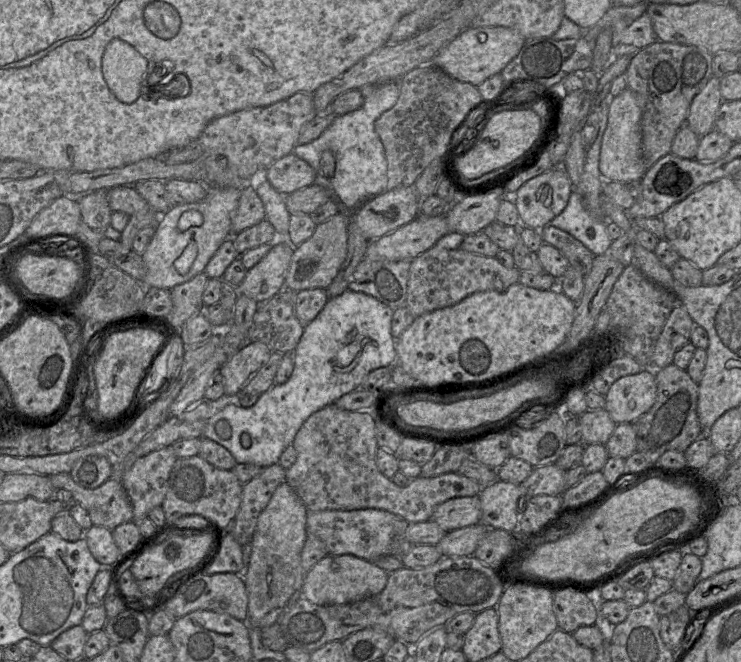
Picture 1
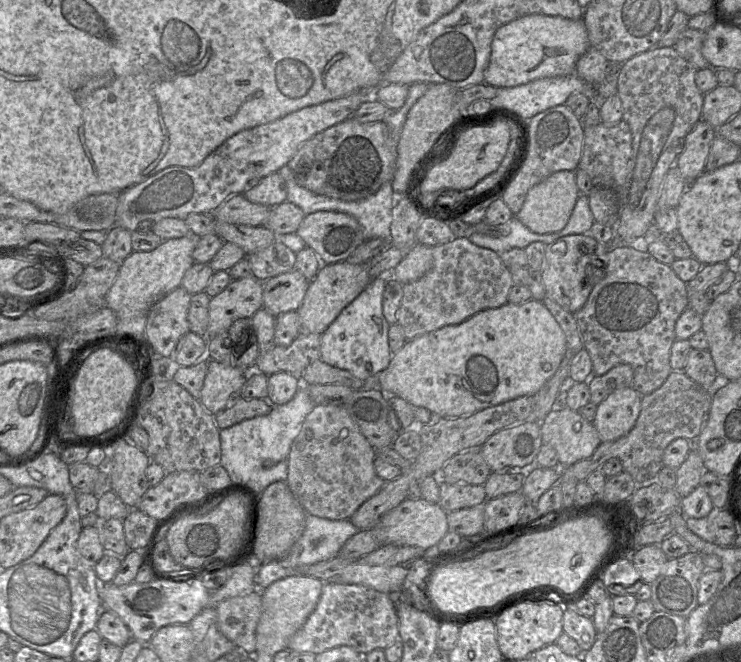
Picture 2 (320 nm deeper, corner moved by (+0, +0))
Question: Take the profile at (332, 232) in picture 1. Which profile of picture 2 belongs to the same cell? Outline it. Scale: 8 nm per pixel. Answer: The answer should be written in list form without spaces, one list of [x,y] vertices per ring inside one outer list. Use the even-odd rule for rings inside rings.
[[[295,269],[262,282],[263,308],[275,317],[285,312],[296,312],[310,282]]]

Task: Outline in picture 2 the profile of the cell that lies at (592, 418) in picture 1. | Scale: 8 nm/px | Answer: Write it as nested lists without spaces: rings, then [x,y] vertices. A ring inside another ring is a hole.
[[[569,407],[551,410],[540,422],[540,431],[543,444],[551,446],[557,452],[560,468],[590,458],[602,443],[593,422],[588,422],[578,411]]]

